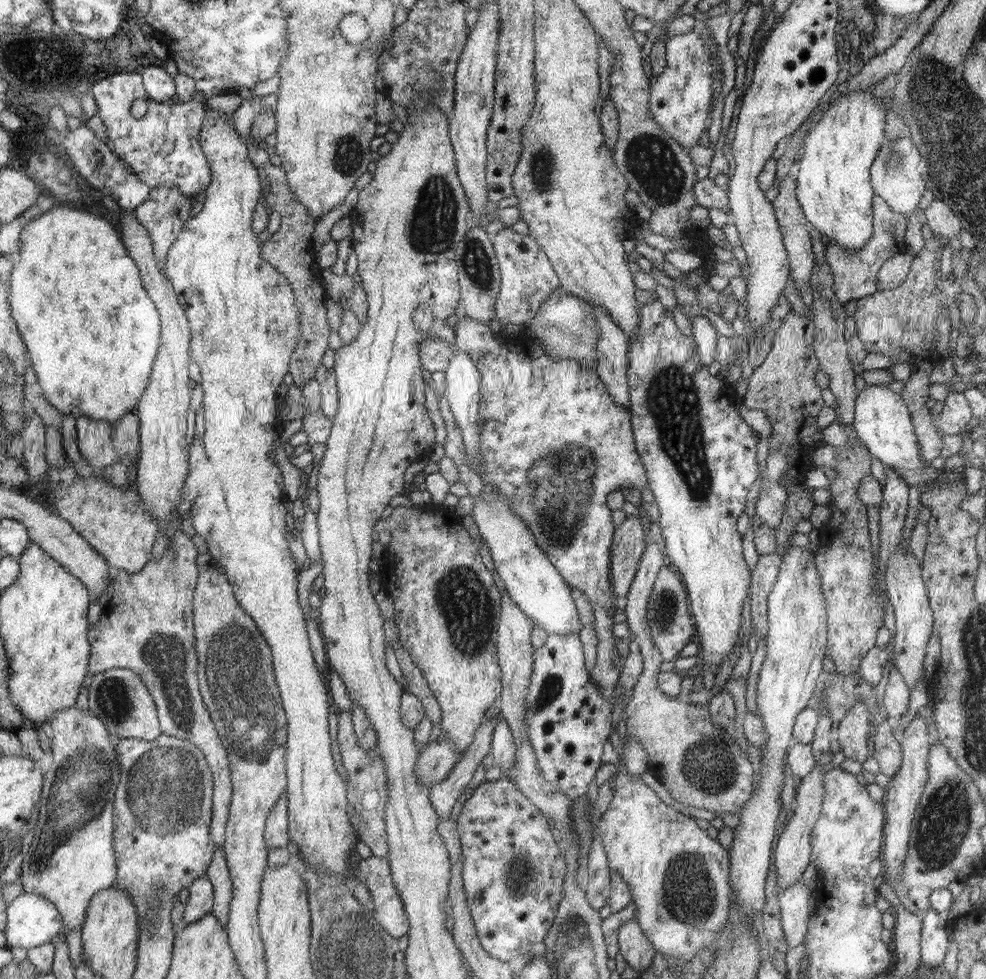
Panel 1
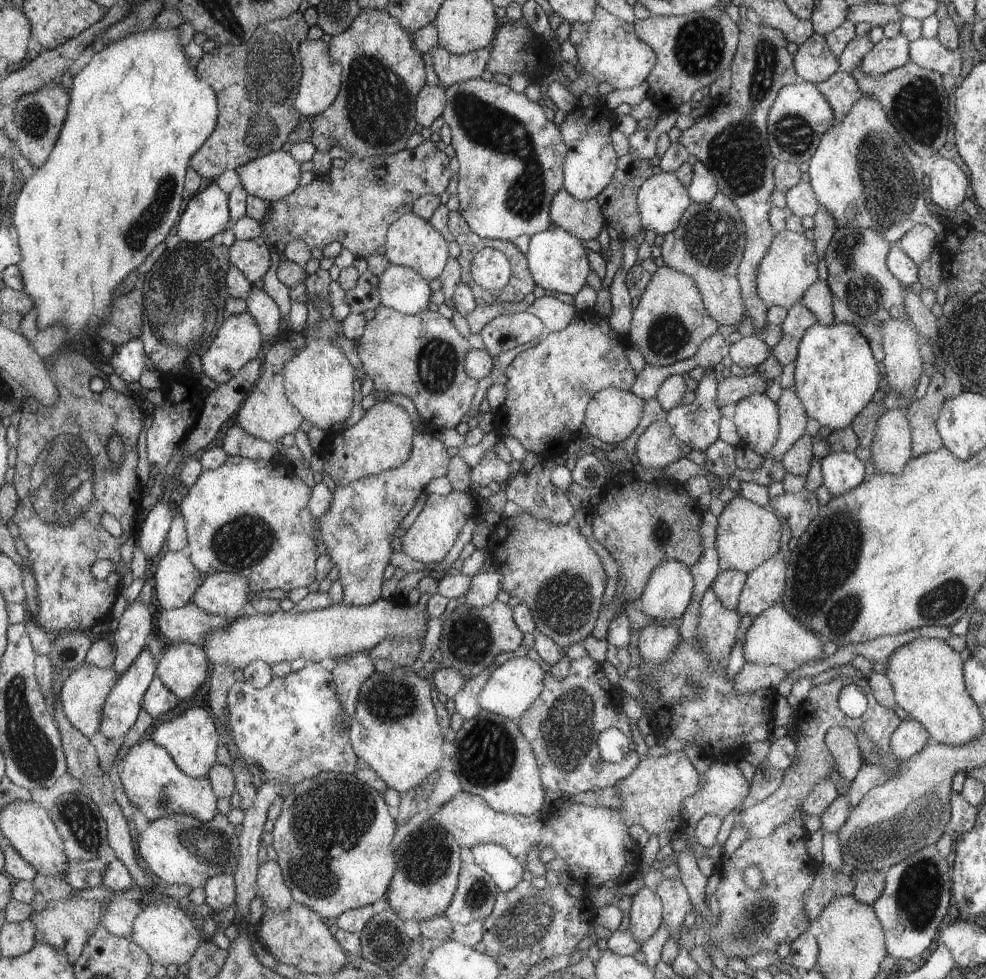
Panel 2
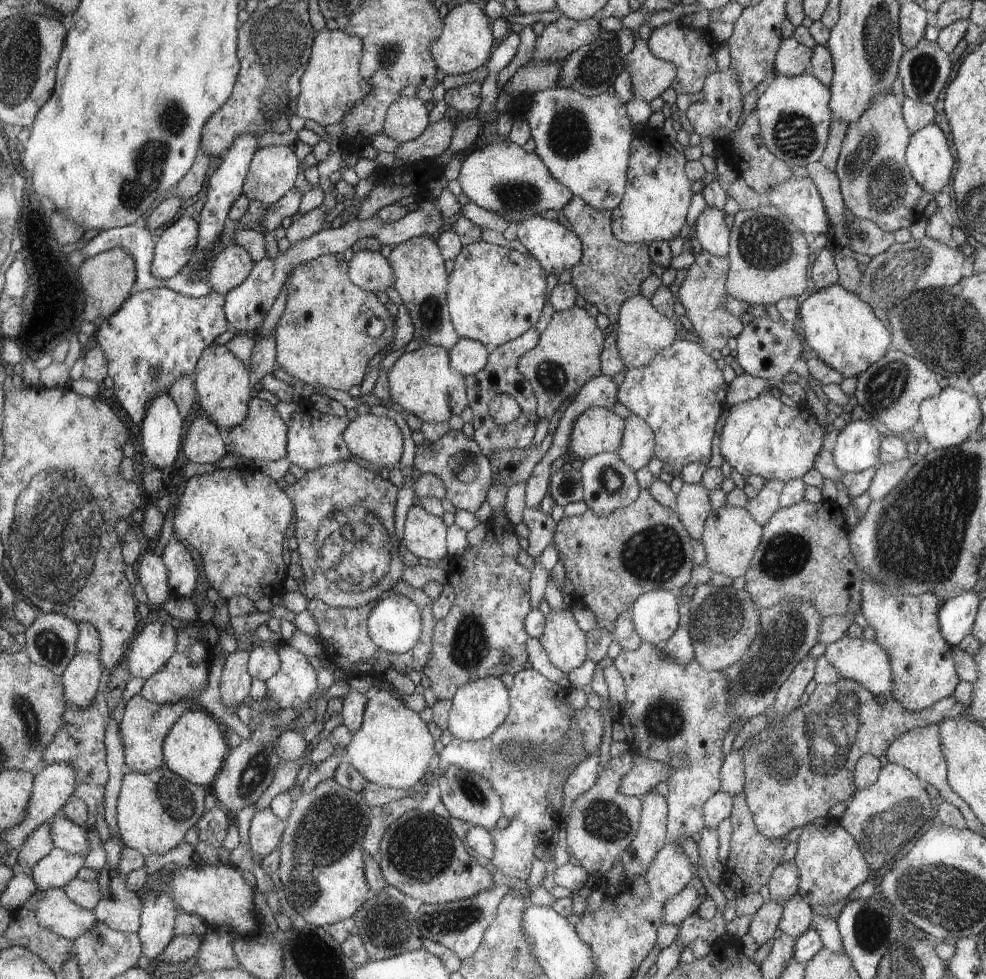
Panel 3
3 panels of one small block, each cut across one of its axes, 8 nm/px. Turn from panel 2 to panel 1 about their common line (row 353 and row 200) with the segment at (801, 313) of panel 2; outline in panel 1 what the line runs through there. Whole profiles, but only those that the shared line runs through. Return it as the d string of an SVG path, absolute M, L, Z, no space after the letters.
M793 164L786 178L782 180L780 193L774 198L775 214L778 216L779 226L782 228L783 242L788 251L791 260L791 276L794 281L794 287L802 289L803 285L808 283L812 278L812 270L815 267L815 255L812 246L812 236L806 227L810 226L800 204L797 200L797 175L798 164Z

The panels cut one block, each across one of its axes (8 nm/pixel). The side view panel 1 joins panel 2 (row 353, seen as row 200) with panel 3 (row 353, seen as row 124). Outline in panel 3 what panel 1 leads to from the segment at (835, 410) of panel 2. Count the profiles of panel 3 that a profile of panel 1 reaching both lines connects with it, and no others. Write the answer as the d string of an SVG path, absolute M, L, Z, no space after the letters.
M835 285L818 289L810 297L800 304L800 322L804 325L804 340L807 340L811 354L818 359L822 359L835 371L842 374L843 378L858 376L888 352L888 345L892 336L888 332L886 325L876 316L874 309L856 293L851 293L842 285Z

